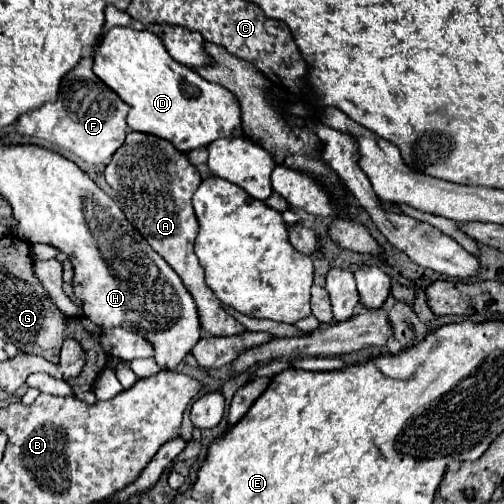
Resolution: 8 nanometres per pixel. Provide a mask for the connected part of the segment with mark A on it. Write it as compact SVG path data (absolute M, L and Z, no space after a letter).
M128 130L124 144L114 152L112 162L106 166L104 174L106 182L116 192L118 204L124 210L126 218L146 238L146 242L174 268L174 272L182 278L184 286L192 294L198 306L202 332L216 336L232 336L244 332L246 328L220 306L220 300L204 282L204 268L194 256L198 220L192 208L192 194L200 186L202 178L196 166L190 164L188 154L176 150L164 138Z

